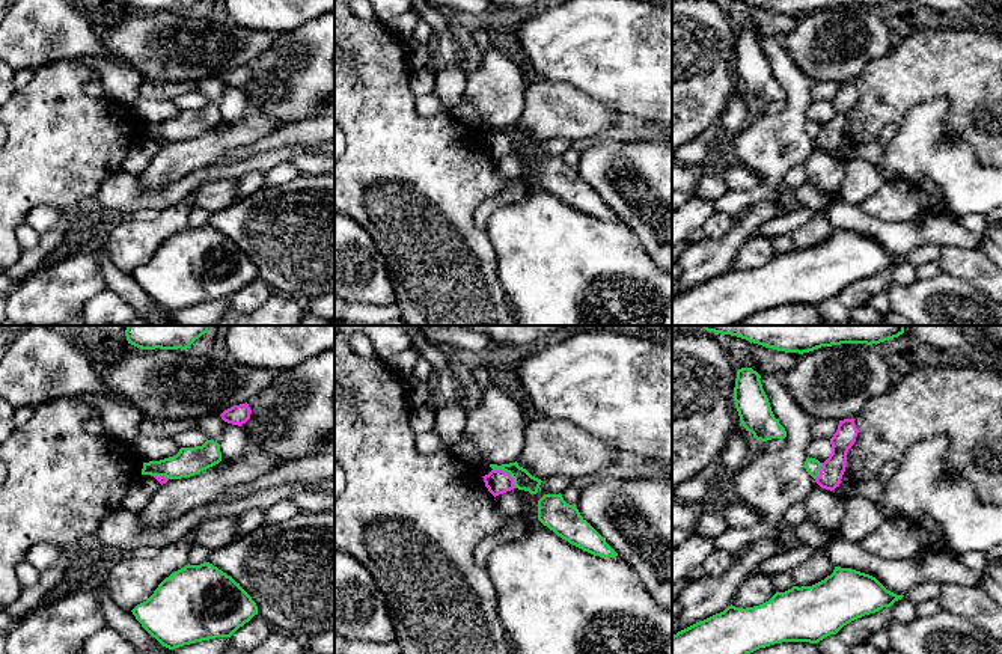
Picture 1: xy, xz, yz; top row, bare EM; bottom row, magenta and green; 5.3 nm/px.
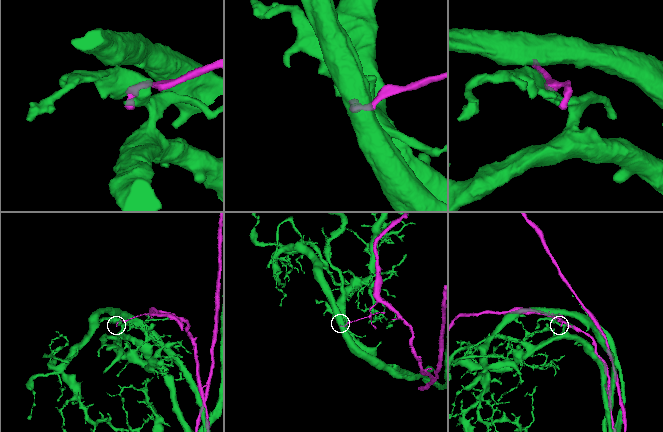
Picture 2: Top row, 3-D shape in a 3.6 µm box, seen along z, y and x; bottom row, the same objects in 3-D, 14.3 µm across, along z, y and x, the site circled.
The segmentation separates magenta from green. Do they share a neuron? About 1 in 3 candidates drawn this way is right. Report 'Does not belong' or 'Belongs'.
Does not belong

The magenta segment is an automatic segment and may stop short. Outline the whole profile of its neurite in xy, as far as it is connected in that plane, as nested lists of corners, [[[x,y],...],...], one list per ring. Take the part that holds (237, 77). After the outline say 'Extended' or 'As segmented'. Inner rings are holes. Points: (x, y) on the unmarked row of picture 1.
[[[249,66],[234,68],[225,72],[220,78],[225,84],[241,89],[250,81],[252,72]]]. As segmented

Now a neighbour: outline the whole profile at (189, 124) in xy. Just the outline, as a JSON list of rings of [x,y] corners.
[[[206,102],[202,108],[181,110],[175,119],[143,125],[142,137],[166,139],[169,142],[190,140],[220,124],[220,107]]]

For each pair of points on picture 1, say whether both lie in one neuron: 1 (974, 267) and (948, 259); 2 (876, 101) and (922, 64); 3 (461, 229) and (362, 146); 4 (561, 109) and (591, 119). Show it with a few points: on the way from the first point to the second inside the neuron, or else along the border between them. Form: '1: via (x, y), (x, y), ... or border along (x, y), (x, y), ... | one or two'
1: via (968, 264), (954, 261) | one
2: via (888, 89), (910, 74) | one
3: via (437, 222), (386, 171) | one
4: via (568, 113), (583, 116) | one

